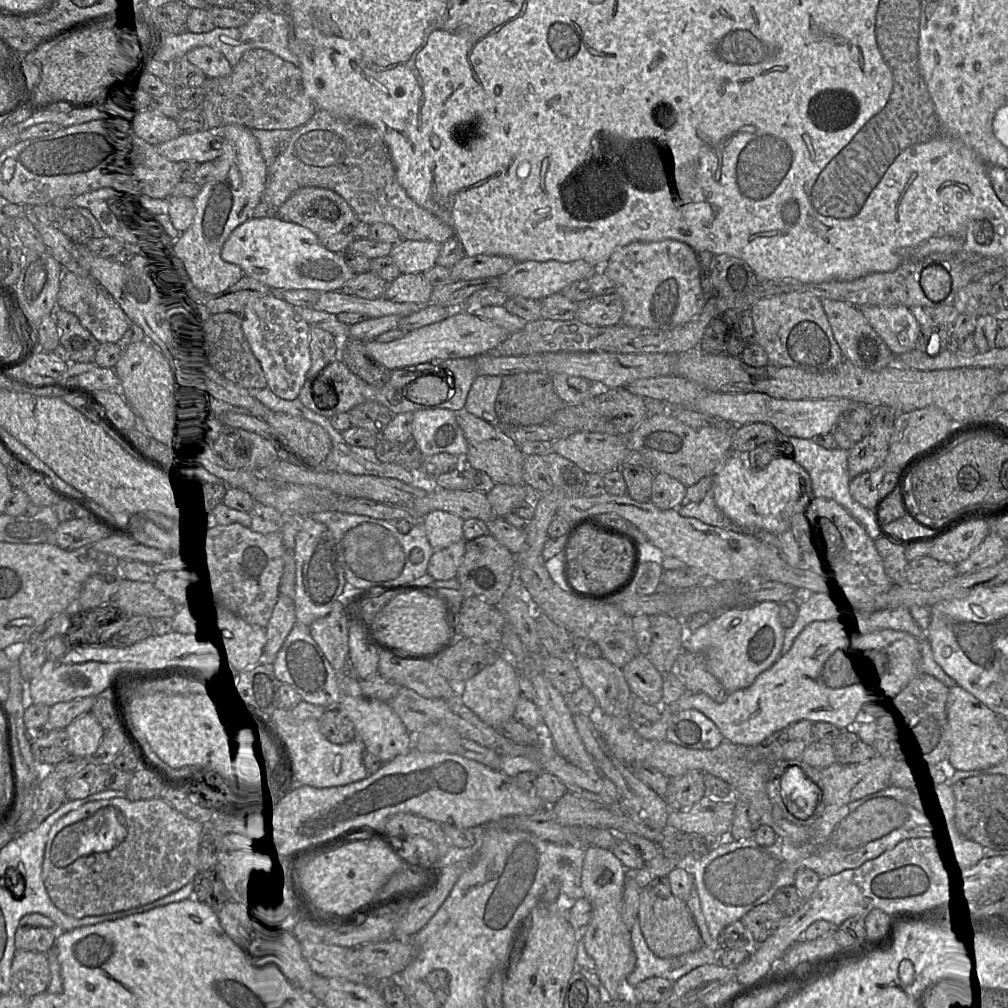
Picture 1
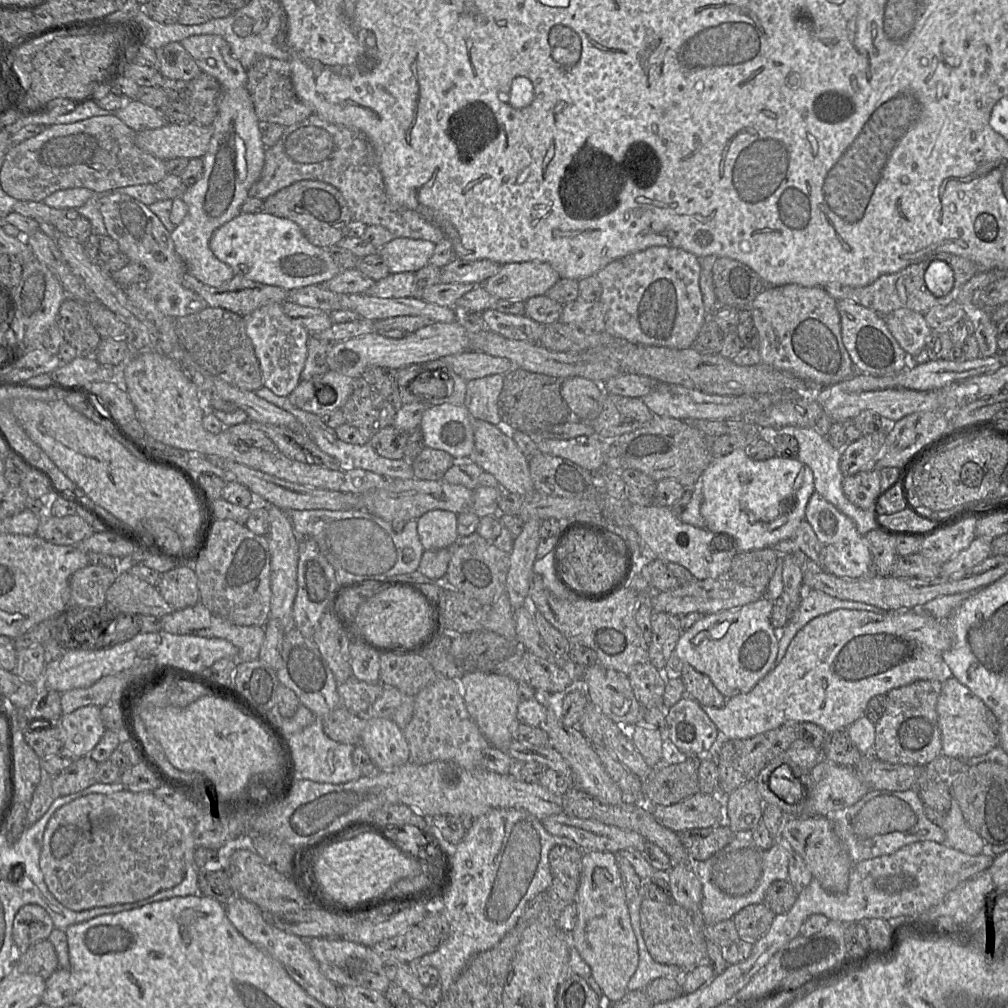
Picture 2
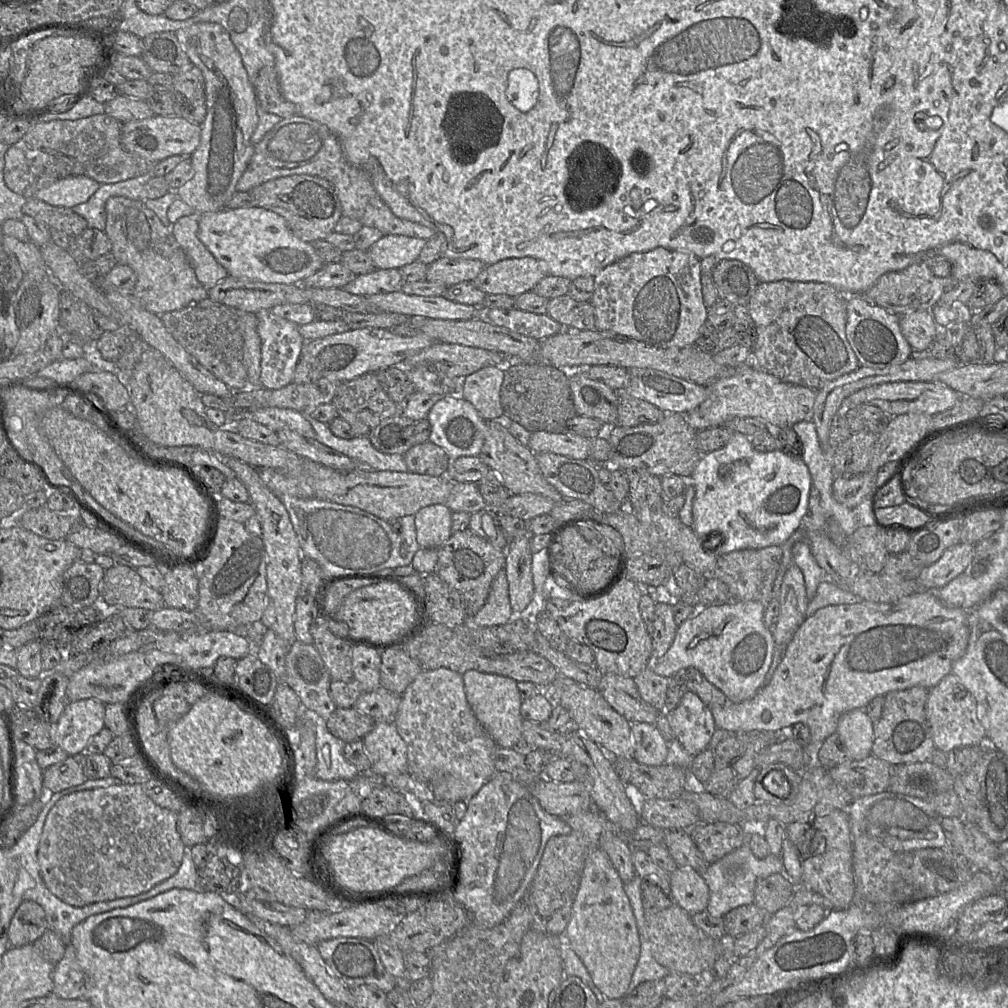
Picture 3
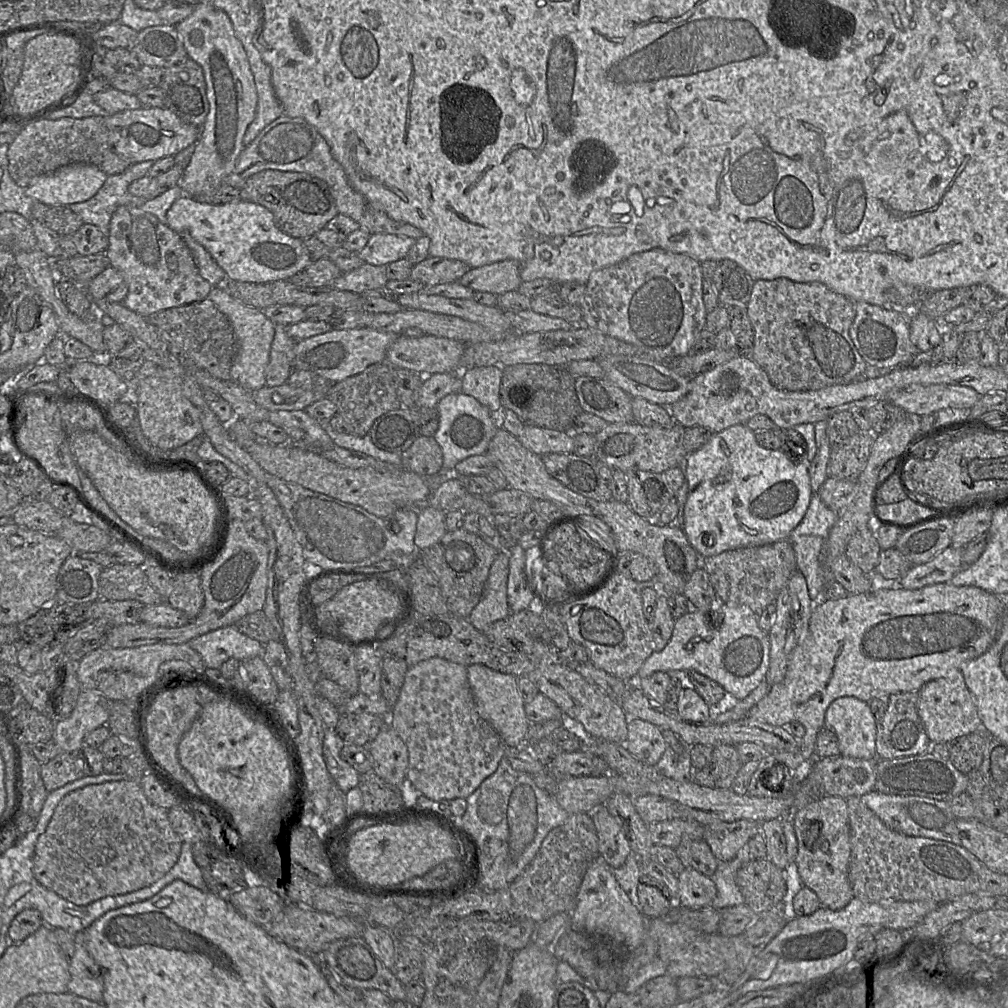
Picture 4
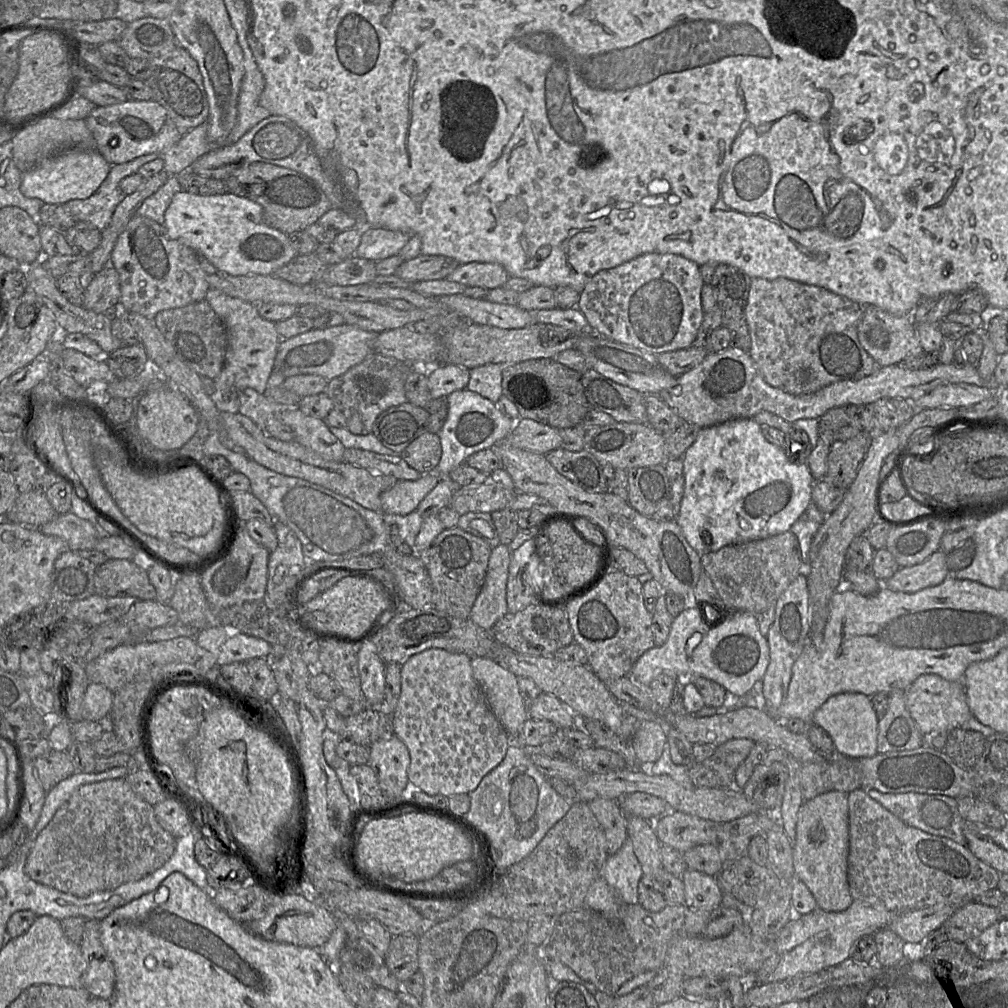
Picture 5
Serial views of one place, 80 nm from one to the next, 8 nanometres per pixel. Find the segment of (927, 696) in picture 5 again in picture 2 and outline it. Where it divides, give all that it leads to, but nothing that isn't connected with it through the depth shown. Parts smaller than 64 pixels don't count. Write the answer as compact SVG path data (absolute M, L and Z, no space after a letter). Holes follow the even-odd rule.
M949 677L941 683L936 710L943 756L969 760L982 756L999 745L998 722L994 714L980 698L954 677Z

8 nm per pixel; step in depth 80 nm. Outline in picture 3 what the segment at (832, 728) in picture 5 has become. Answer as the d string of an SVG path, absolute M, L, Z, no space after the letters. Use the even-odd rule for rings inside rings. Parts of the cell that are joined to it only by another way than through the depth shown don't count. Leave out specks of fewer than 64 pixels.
M853 709L840 717L836 733L851 760L862 760L871 755L873 727L873 722L863 709Z

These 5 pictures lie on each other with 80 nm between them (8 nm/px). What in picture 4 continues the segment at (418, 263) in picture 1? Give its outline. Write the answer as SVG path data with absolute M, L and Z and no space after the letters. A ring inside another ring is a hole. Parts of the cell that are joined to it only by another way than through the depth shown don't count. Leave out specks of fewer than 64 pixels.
M374 233L359 255L365 263L386 266L405 258L415 242L414 238L405 235Z

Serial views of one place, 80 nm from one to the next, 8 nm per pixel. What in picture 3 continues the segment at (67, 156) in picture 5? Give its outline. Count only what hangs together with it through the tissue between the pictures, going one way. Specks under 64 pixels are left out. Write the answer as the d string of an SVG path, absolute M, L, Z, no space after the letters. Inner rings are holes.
M69 176L39 190L35 197L53 206L72 208L85 203L100 187L86 176Z

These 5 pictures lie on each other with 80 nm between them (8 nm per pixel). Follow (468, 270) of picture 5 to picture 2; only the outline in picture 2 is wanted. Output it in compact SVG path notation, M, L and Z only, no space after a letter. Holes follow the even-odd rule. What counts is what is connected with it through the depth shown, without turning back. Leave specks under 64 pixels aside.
M523 261L502 264L499 271L481 285L498 299L526 301L534 296L545 295L559 279L560 275L549 263Z

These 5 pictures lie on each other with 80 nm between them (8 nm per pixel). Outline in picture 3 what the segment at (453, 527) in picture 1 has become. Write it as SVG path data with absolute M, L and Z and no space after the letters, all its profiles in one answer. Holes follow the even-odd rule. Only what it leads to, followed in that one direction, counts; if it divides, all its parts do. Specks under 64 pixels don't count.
M445 504L423 507L414 517L420 548L437 549L451 537L452 511Z

